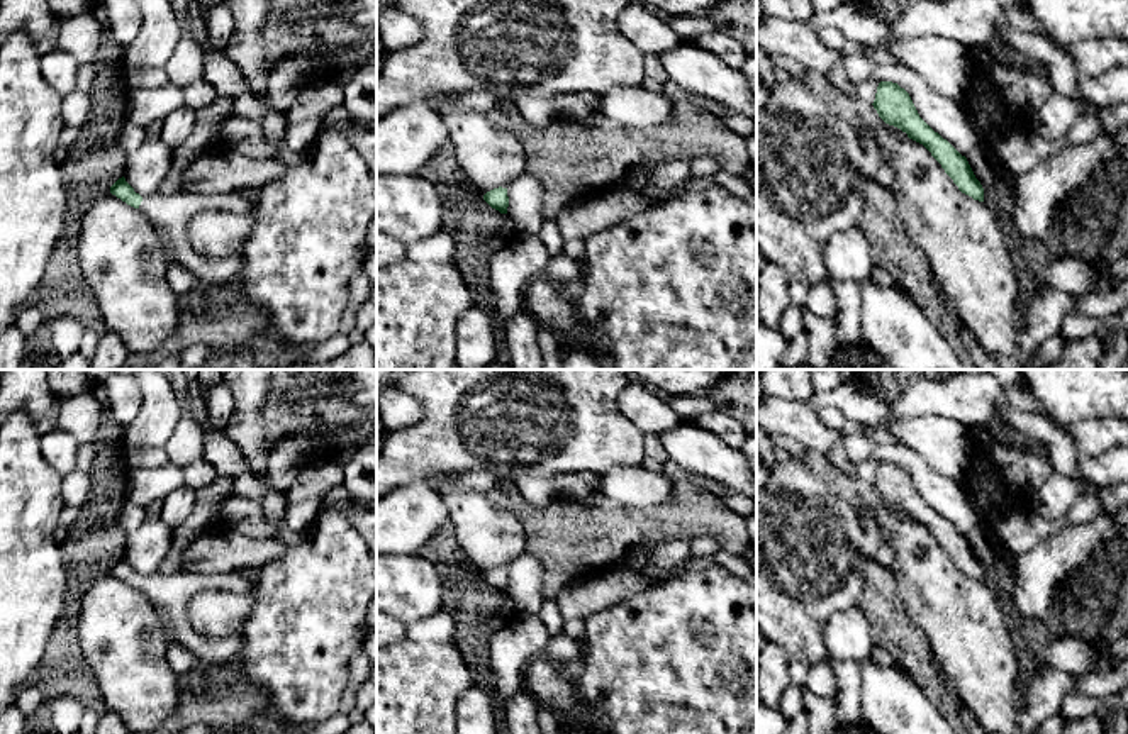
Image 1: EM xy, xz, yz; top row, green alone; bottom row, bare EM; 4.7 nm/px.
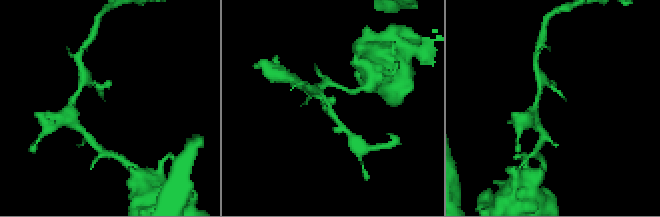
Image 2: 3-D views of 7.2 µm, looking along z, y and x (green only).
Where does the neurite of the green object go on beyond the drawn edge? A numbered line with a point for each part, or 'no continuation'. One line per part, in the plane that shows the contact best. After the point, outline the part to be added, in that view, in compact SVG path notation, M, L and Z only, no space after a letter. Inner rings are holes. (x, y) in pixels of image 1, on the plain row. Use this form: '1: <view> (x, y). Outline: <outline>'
1: xy (170, 595). Outline: M244 571L229 573L154 573L142 576L139 590L148 595L156 612L170 624L173 642L187 648L198 666L212 663L232 663L243 649L243 634L205 636L193 629L188 619L190 600L202 590L224 590L237 595L251 595L254 578Z

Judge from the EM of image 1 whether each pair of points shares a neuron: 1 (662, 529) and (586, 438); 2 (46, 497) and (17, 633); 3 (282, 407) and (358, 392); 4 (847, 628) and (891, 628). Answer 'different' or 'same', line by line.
1: different
2: same
3: different
4: different

